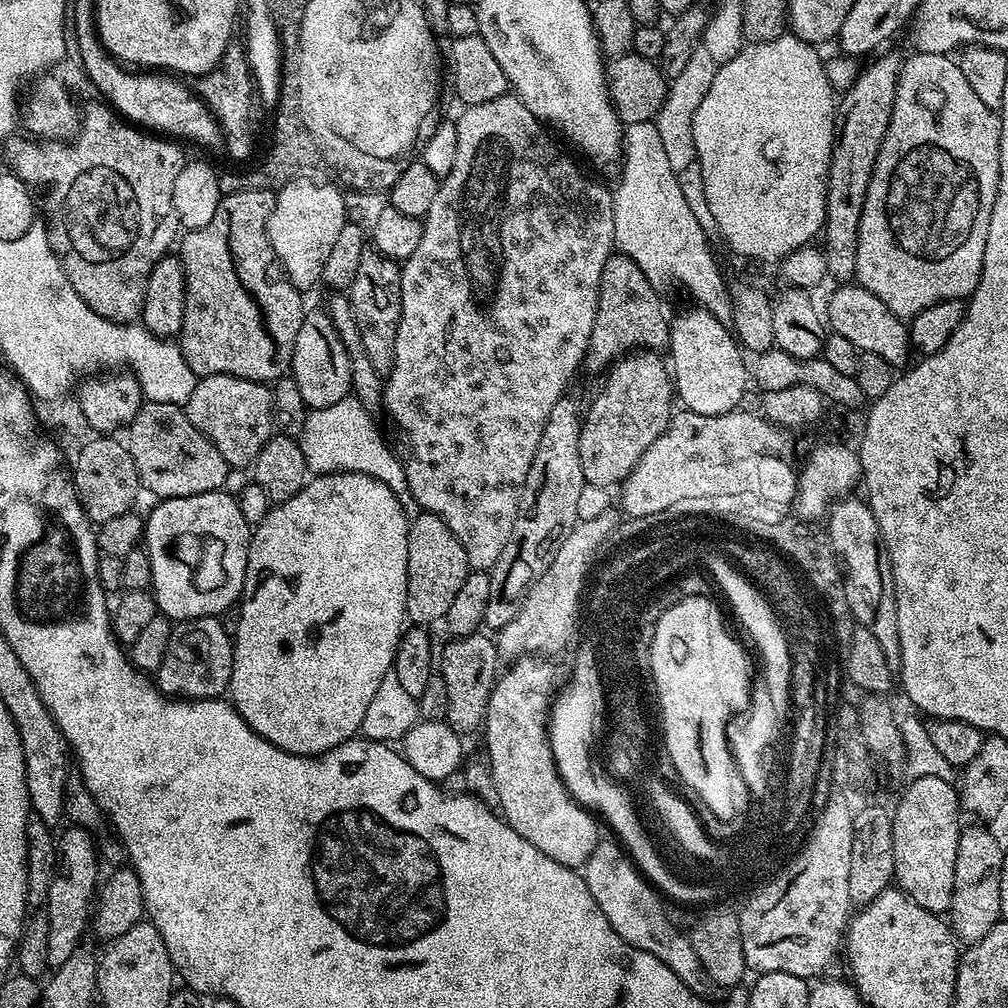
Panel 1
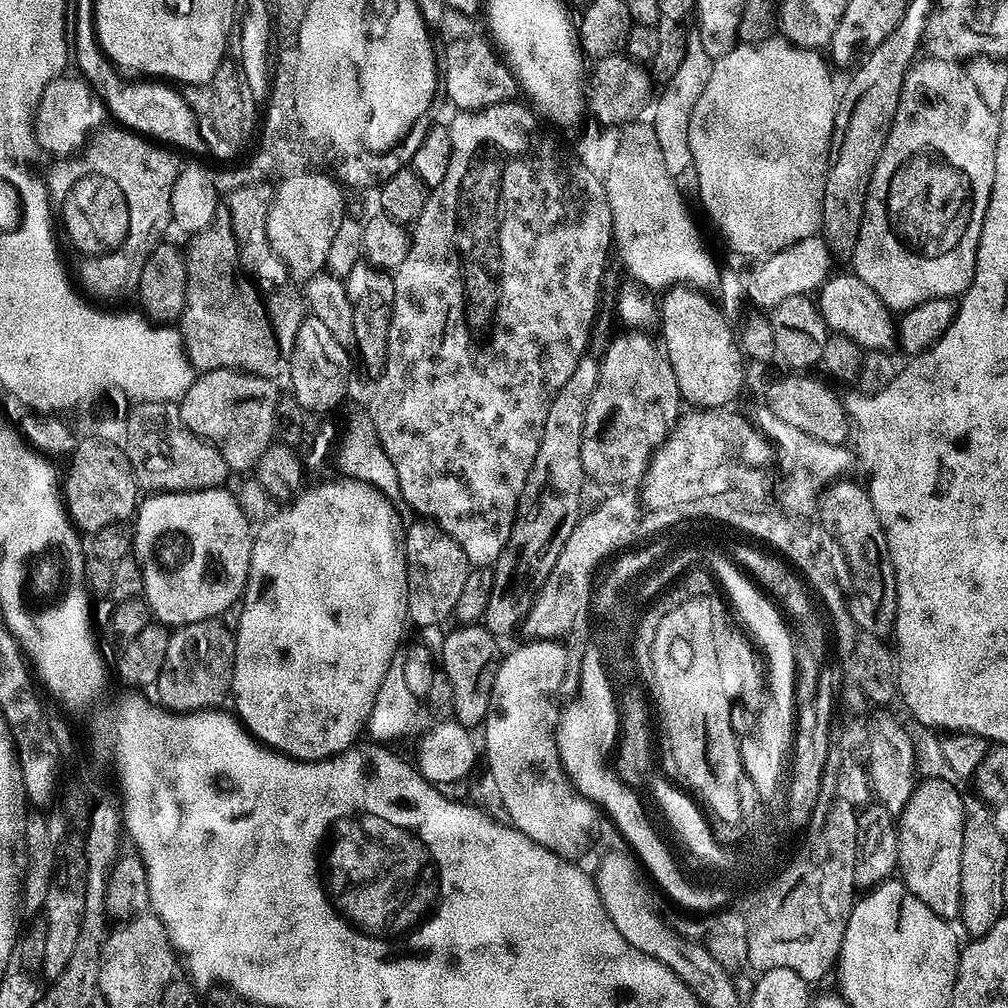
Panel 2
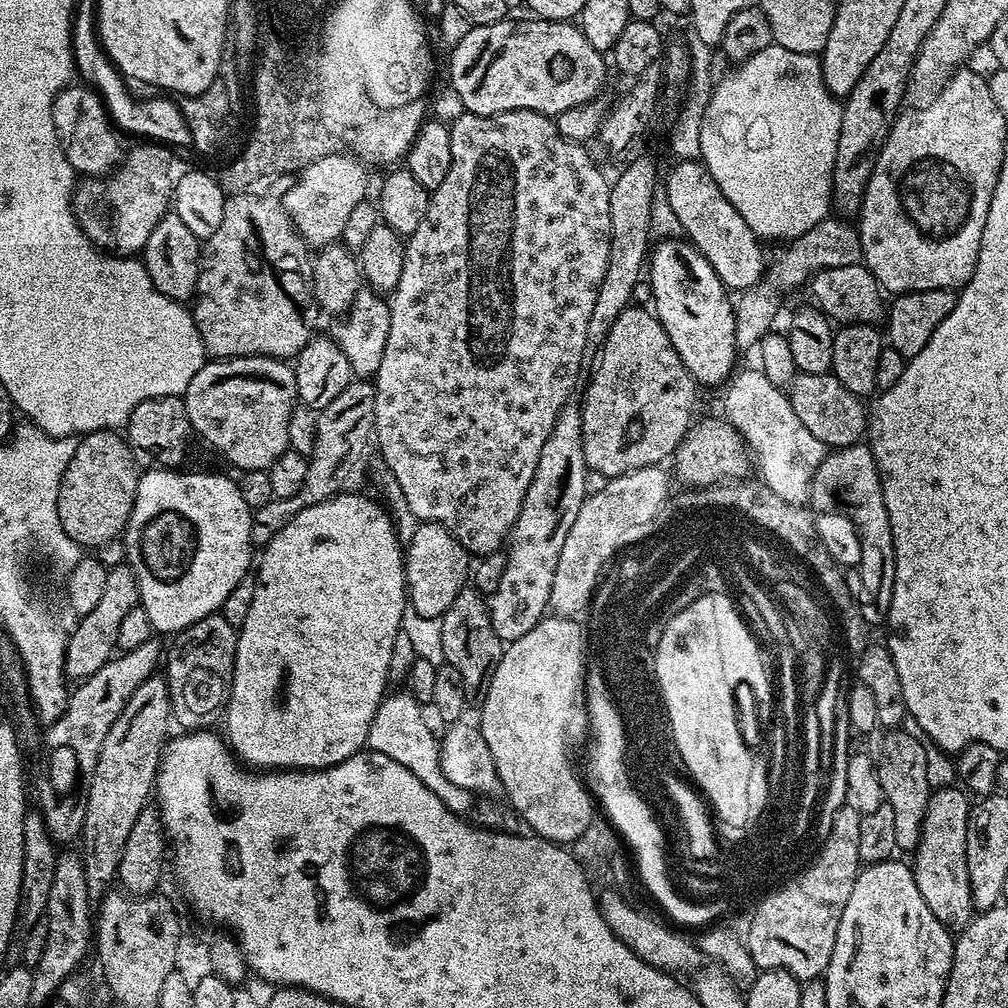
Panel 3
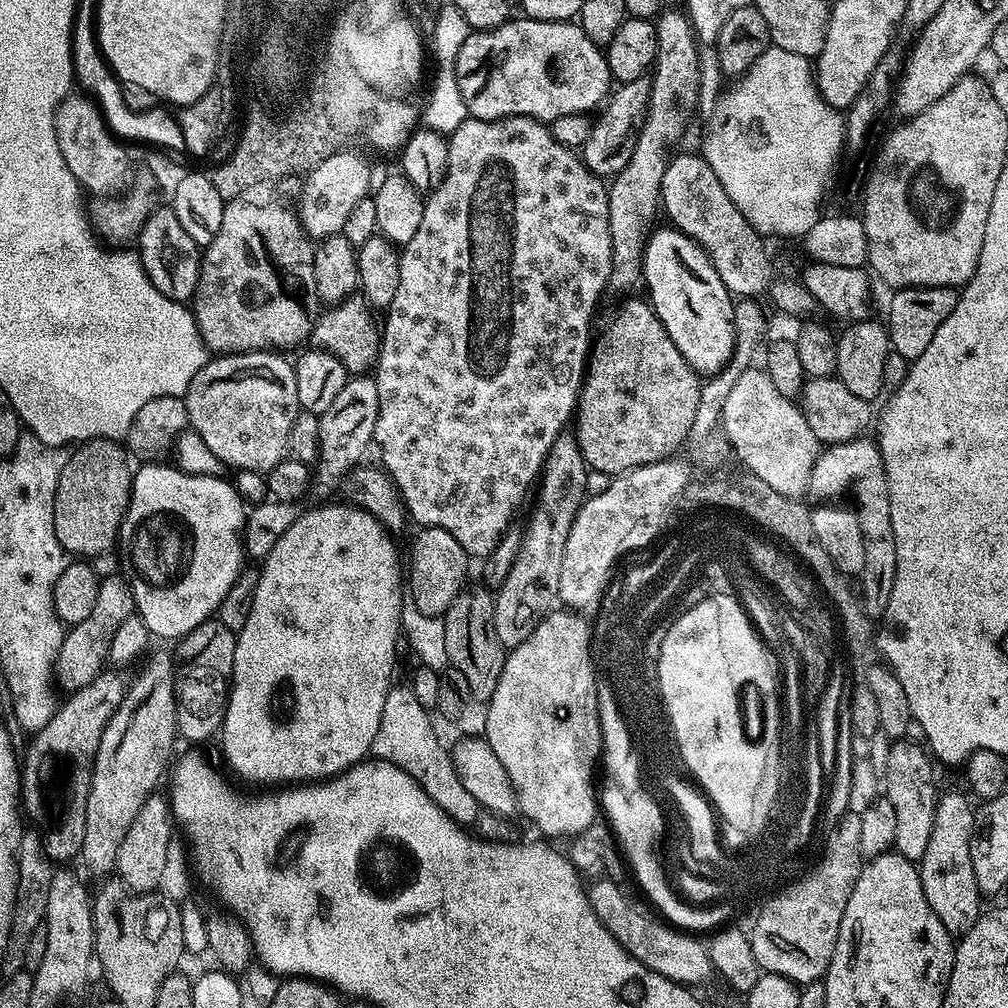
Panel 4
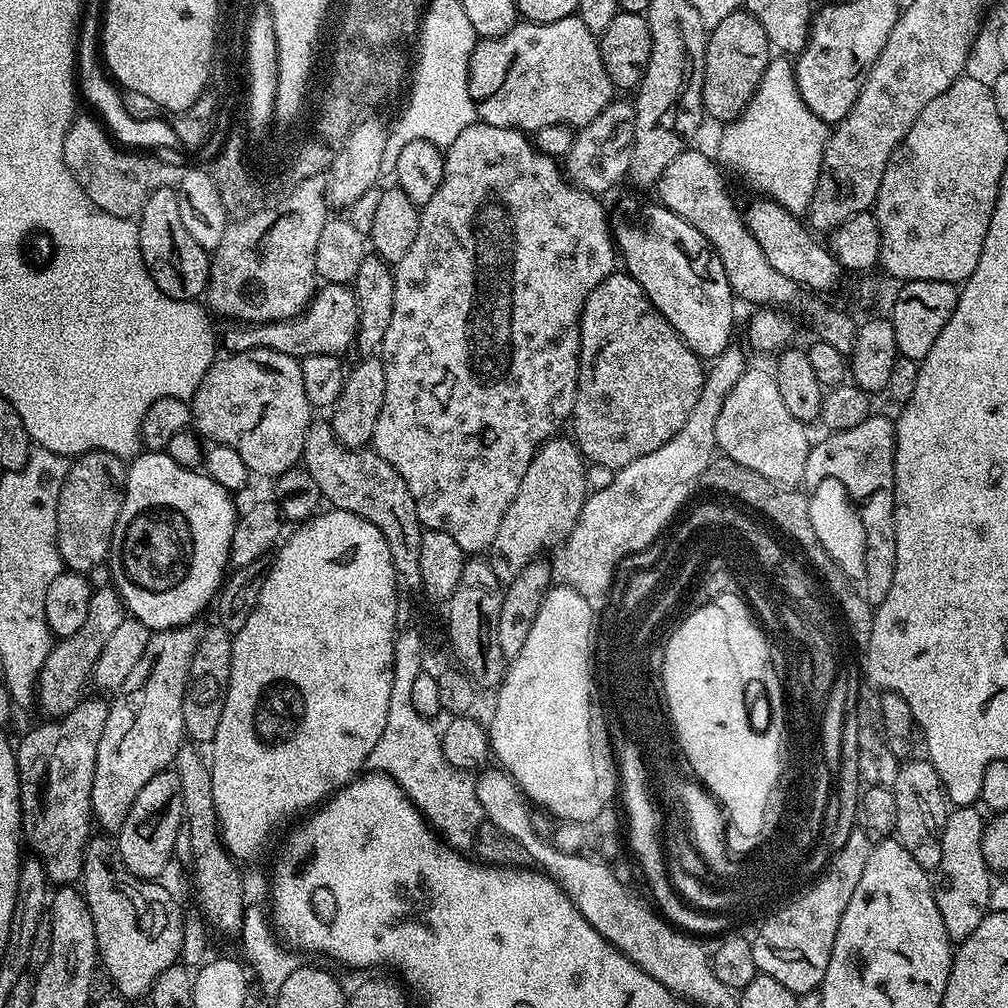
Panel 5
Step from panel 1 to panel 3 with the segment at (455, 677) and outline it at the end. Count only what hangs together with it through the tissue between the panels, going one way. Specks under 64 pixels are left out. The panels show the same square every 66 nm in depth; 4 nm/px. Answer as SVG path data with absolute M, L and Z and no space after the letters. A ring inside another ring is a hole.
M465 586L454 598L450 610L446 610L438 621L440 627L440 648L444 651L443 663L454 666L458 674L462 674L464 691L468 694L477 692L483 694L488 690L492 681L492 671L498 666L500 655L505 645L494 634L494 626L490 622L488 600L475 587Z

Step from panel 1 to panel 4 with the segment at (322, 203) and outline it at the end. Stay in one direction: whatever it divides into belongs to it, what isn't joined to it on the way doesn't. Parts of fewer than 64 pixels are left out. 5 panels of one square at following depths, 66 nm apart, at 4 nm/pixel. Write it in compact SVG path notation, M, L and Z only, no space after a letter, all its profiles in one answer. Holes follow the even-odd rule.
M341 150L330 154L330 158L326 158L314 171L307 173L304 182L298 215L310 236L323 238L343 233L346 218L350 218L350 210L354 210L354 206L358 206L358 202L369 195L374 179L372 180L371 166L358 153Z

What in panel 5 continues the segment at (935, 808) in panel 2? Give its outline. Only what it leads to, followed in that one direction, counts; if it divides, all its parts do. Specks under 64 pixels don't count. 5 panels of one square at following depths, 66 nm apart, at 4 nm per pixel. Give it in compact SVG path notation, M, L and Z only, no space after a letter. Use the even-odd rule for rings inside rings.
M976 806L953 807L948 813L940 839L940 884L938 880L934 891L938 902L938 914L942 914L942 926L946 926L948 939L953 942L970 938L970 934L978 930L982 918L990 911L994 876L982 858L982 834L986 820L985 817L980 817L979 811L981 812L981 809Z

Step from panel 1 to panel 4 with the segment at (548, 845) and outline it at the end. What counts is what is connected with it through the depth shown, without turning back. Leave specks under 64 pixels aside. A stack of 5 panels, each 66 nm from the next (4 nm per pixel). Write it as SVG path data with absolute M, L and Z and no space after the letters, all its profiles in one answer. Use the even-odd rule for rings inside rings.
M549 611L548 615L541 620L540 625L522 642L517 648L511 649L505 655L502 678L498 678L498 686L494 694L486 701L488 713L484 716L484 732L488 744L498 754L498 762L506 766L506 774L510 774L510 782L516 791L516 802L519 811L540 832L548 836L562 836L573 838L575 835L597 823L598 820L598 761L602 756L602 737L600 735L600 711L598 710L598 698L596 697L596 670L590 647L590 624L585 617L571 611L564 612Z

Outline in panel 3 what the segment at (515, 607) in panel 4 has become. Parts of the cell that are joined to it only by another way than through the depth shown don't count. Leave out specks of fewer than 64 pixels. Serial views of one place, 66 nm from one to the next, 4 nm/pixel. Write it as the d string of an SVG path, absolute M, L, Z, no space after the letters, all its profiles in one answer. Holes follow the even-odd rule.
M576 402L565 404L554 422L554 430L550 430L550 438L546 438L546 446L542 446L542 454L538 458L538 466L534 470L534 478L526 490L526 498L520 507L516 524L510 533L510 547L506 552L506 570L502 570L502 582L498 582L498 590L490 593L488 613L494 626L494 634L502 642L511 642L522 638L522 634L530 634L539 620L544 619L550 608L550 594L554 586L554 570L558 570L558 554L562 554L562 546L566 542L566 534L570 534L570 526L574 526L574 518L578 518L578 510L582 510L588 492L586 490L589 467L584 462L582 450L582 414L581 405Z

